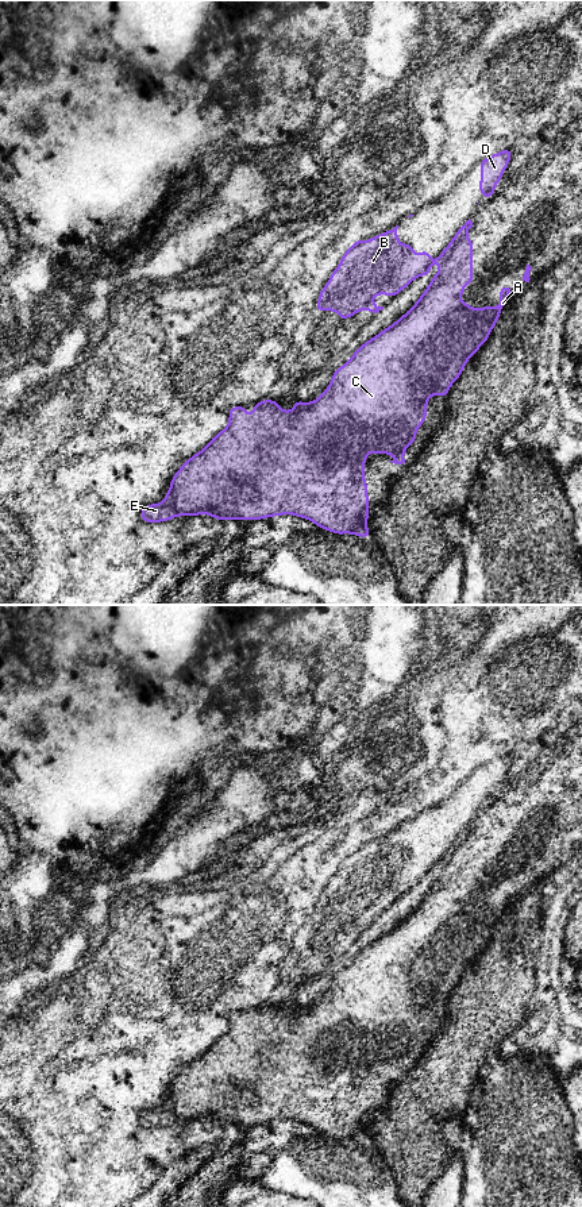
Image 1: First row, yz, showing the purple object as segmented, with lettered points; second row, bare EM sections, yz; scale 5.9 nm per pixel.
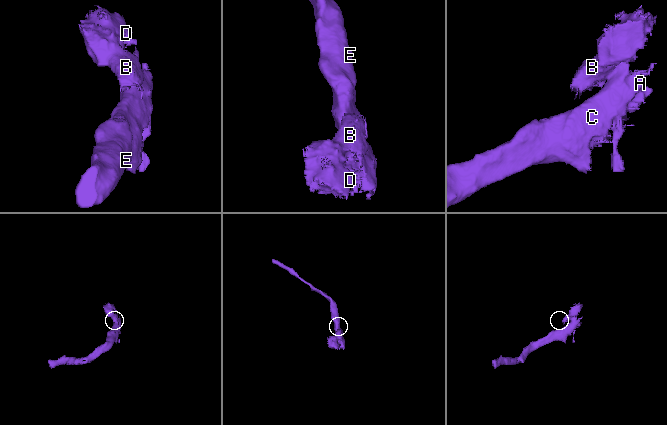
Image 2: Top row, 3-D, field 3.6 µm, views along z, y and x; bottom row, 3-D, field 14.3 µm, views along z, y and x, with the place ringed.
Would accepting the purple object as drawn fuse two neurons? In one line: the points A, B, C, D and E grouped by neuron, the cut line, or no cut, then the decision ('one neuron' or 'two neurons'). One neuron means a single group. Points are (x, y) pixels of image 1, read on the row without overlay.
groups A C E / B D; cut yz (463, 843), (442, 871); two neurons

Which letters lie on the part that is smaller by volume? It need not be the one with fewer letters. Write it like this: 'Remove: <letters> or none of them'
Remove: B, D

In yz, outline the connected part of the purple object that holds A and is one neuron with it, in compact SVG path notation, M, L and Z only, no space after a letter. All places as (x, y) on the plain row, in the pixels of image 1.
M473 842L467 845L463 844L455 853L450 864L442 871L442 875L433 882L425 896L420 901L417 907L396 928L389 933L385 933L382 937L375 940L373 944L367 945L361 950L351 964L340 971L334 979L329 991L323 996L323 999L313 1004L309 1009L296 1004L294 1011L290 1017L285 1017L277 1010L275 1004L263 1004L254 1009L254 1018L251 1021L246 1019L244 1010L232 1011L228 1015L230 1026L228 1031L219 1037L215 1042L211 1044L208 1050L200 1057L190 1061L189 1065L184 1067L181 1073L170 1085L170 1095L165 1100L165 1104L161 1108L146 1110L140 1114L140 1122L144 1127L159 1127L169 1126L176 1121L196 1121L196 1119L209 1119L216 1125L259 1125L267 1123L271 1121L281 1119L294 1119L305 1125L313 1126L319 1133L331 1135L336 1139L352 1138L354 1141L370 1144L370 1135L367 1134L367 1122L370 1106L367 1103L367 1090L365 1087L365 1064L374 1054L377 1061L392 1060L397 1063L389 1065L396 1069L405 1068L402 1063L405 1053L416 1046L416 1034L424 1029L427 1021L427 1006L431 1000L440 999L440 1003L446 1003L448 992L460 982L463 972L466 971L469 963L478 956L478 953L489 944L490 936L494 933L498 921L502 917L502 913L506 910L506 905L510 896L514 895L512 891L500 892L500 911L482 911L475 915L469 909L462 909L460 902L463 899L463 891L470 890L473 879Z

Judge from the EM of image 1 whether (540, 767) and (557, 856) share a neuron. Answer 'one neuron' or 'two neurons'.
one neuron

